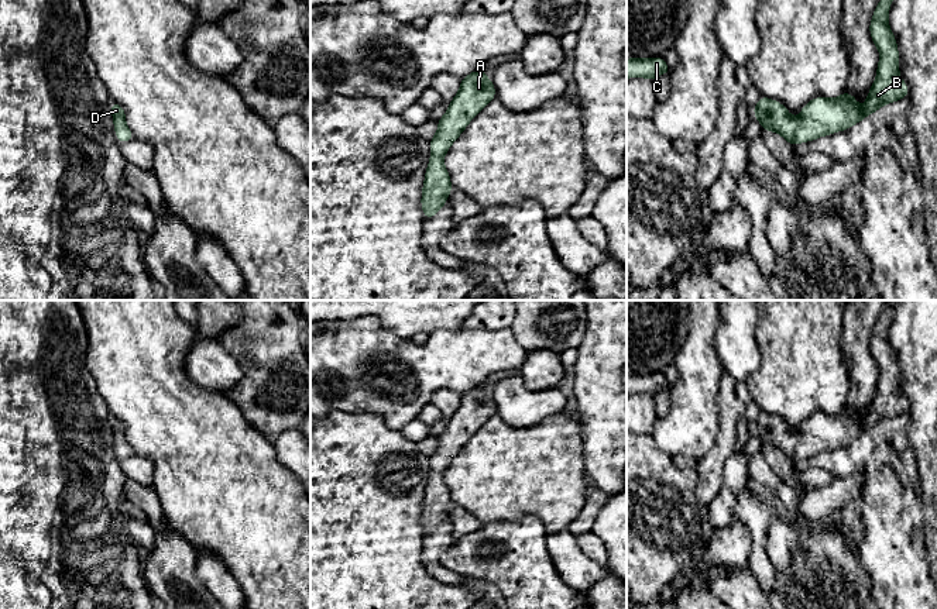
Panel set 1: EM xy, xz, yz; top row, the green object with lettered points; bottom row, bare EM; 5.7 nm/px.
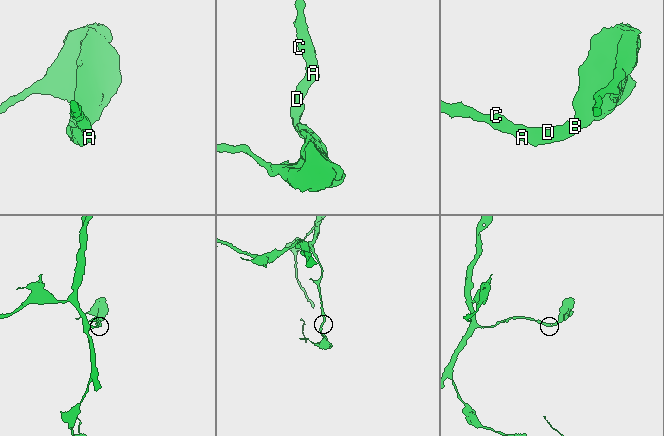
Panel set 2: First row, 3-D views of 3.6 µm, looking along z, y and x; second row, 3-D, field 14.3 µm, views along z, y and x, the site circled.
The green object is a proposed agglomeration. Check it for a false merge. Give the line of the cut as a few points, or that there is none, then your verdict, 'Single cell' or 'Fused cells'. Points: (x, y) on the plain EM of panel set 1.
No split. Single cell

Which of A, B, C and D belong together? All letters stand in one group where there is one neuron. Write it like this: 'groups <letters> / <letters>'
groups A B C D

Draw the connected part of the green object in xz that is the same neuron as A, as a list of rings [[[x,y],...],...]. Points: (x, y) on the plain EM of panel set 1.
[[[483,383],[460,396],[460,405],[449,419],[445,431],[437,436],[437,448],[429,457],[430,476],[422,503],[421,522],[425,536],[430,536],[447,517],[453,506],[443,474],[467,440],[495,413],[495,403]]]

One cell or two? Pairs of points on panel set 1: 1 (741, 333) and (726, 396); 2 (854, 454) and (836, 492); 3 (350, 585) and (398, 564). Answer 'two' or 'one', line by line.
1: two
2: two
3: one

